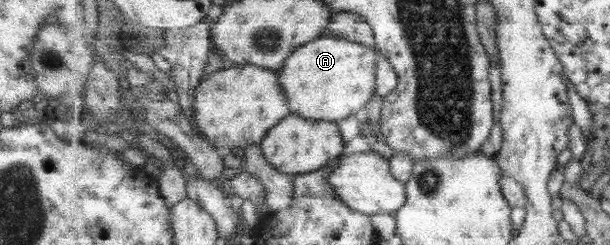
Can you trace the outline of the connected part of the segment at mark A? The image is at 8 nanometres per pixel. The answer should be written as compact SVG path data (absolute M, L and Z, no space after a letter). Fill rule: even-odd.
M321 36L305 46L297 49L278 71L281 87L285 91L292 114L303 118L319 121L338 122L341 119L360 116L364 106L377 92L377 60L380 52L376 49L365 47L357 42L350 42L341 38Z

